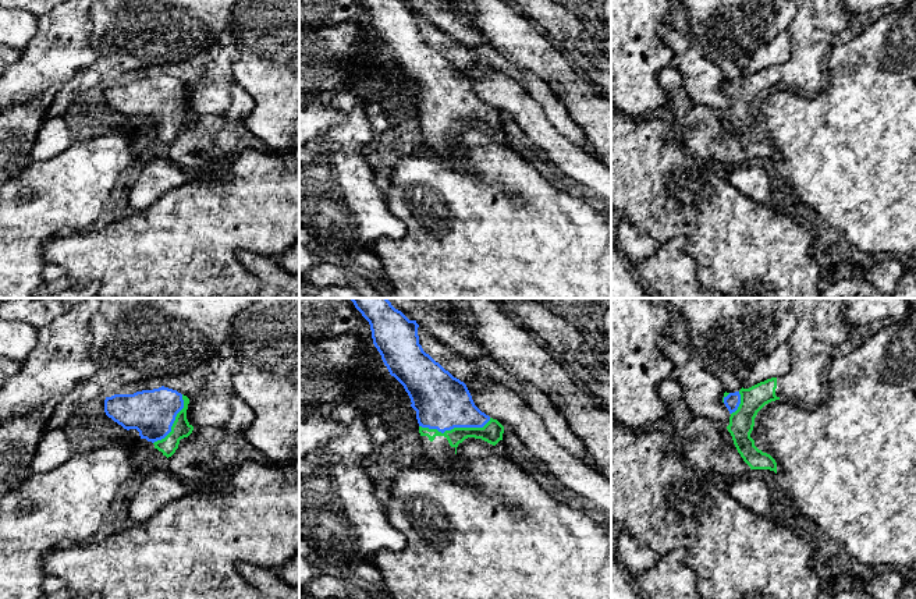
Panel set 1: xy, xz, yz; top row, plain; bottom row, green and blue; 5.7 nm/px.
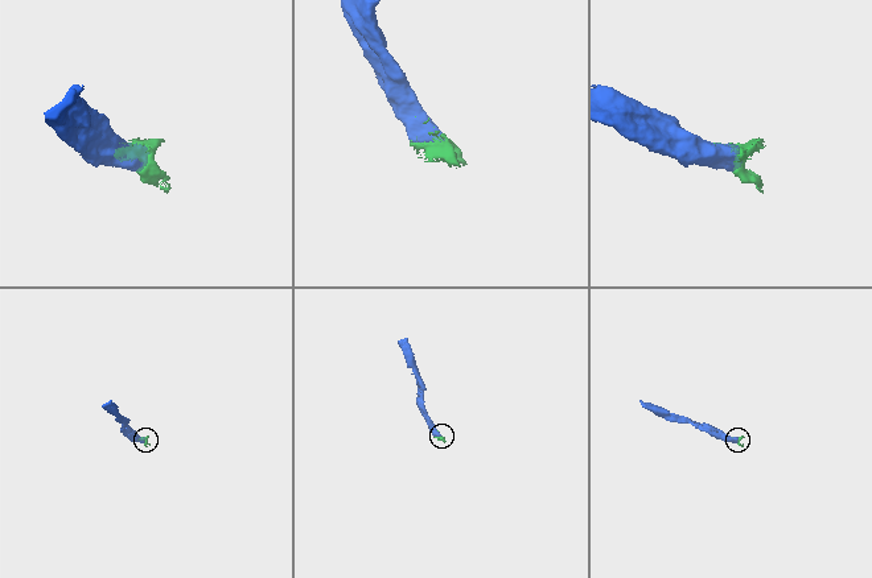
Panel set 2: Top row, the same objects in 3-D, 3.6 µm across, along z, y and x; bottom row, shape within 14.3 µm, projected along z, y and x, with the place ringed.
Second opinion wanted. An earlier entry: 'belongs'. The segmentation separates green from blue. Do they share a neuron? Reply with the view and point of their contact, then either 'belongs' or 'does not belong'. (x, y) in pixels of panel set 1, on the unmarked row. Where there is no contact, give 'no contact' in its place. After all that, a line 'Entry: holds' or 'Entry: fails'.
xz (454, 116) | belongs
Entry: holds

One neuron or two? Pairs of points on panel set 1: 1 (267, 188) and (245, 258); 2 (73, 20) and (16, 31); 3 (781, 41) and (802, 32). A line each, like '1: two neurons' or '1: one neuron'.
1: two neurons
2: two neurons
3: two neurons

